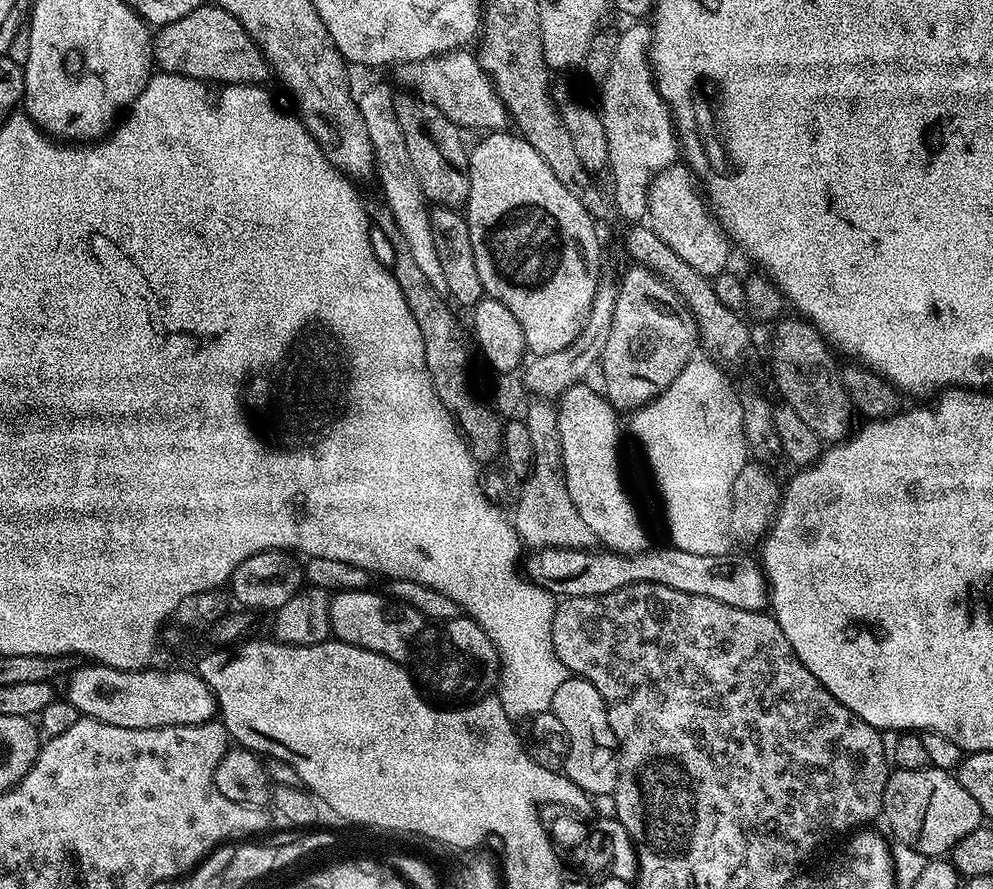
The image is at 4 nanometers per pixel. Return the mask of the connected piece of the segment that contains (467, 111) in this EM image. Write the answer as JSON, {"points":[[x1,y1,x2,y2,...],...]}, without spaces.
{"points":[[468,50,446,52,443,56,431,56,429,60,421,60,415,64,402,64,395,69,395,72,397,78,404,83,405,89,421,96,426,102,438,106,438,110,442,110,442,114,446,114,446,118,450,118,450,122,454,122,461,130,481,128,479,131,487,134,503,132,509,127,510,117,502,98,498,98,496,87,492,85,491,78,482,70,479,59,473,53,471,56]]}

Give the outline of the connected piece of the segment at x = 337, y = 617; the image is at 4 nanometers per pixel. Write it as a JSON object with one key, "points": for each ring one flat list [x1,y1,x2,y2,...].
{"points":[[376,590,335,593,331,597,331,622,332,636,335,639,366,650,374,650,374,654,382,654,386,658,397,662,404,662,409,659,412,645,416,643,416,635,426,626,424,615,418,610,414,610,414,606,396,600,393,596,387,594,379,596]]}

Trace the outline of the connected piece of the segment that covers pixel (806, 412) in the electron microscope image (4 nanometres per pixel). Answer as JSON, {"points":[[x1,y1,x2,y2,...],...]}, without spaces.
{"points":[[781,319,775,325,776,341,772,344,772,380,781,392,783,403,795,410,818,434,821,442,840,442,853,431,852,399,844,388,841,369,836,369,837,357,817,328,803,319]]}

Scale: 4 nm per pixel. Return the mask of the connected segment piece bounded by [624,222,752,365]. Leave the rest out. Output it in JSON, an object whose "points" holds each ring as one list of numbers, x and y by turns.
{"points":[[629,223,624,229,624,248,628,251,628,256,632,262,639,262,647,266,667,282,680,297,681,304,692,313,696,319,696,330,698,340,704,344,713,357,719,358,725,365,736,364,739,360,744,360,748,356,748,351,752,348,752,336,748,333,748,328,744,325,743,315,734,309,728,309,718,300,713,288,713,281,707,276,698,274,694,266,688,265,683,258,678,258,666,242,654,234,654,230,647,223]]}

